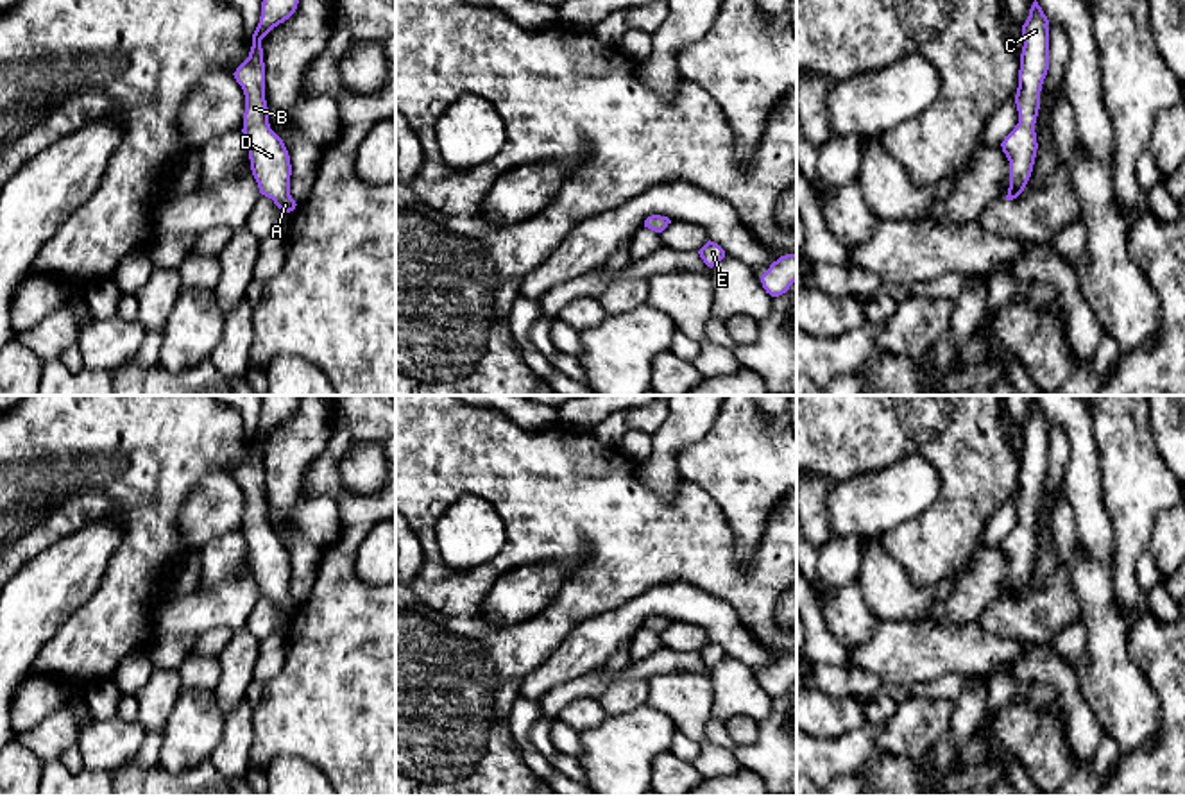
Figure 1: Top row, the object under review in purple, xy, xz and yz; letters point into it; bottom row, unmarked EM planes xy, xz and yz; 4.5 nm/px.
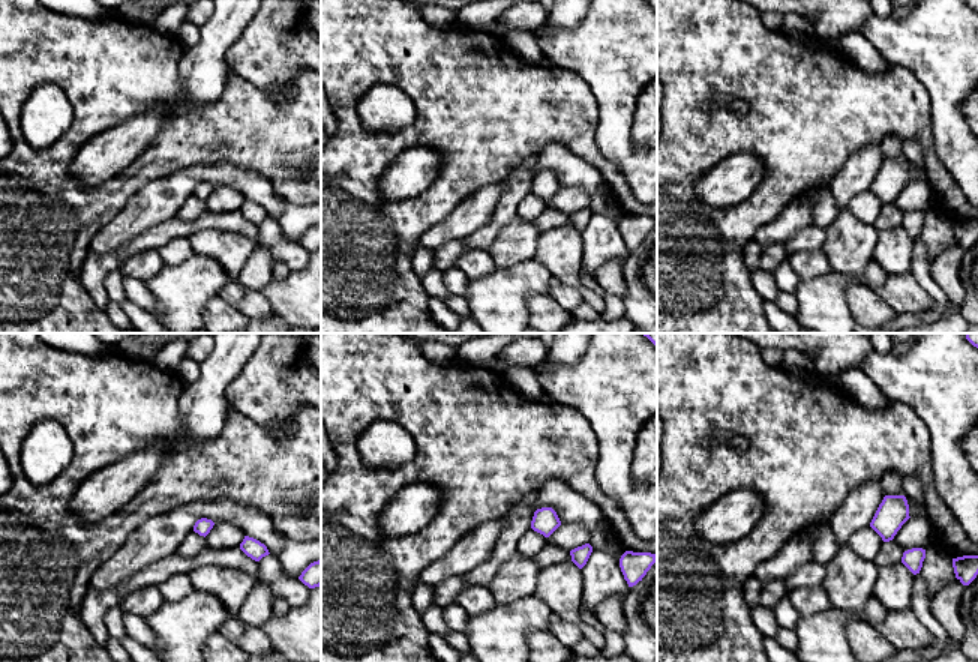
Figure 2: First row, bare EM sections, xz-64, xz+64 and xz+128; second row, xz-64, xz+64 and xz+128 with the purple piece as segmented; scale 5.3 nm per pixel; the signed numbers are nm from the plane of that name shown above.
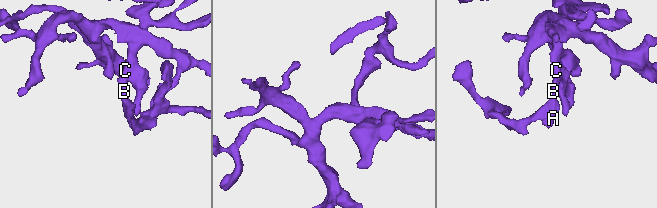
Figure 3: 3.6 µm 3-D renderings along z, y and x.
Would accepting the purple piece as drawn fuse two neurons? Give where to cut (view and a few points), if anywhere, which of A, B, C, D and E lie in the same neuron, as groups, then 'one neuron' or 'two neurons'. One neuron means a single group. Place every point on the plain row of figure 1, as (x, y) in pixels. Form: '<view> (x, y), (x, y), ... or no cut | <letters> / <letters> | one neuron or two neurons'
no cut | A B C D E | one neuron

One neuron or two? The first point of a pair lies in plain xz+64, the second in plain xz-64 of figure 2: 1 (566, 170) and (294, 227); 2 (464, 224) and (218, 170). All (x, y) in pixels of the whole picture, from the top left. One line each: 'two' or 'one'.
1: one
2: one

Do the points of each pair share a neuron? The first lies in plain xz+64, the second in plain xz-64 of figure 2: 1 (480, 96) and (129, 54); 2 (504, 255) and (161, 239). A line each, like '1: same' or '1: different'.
1: same
2: different

